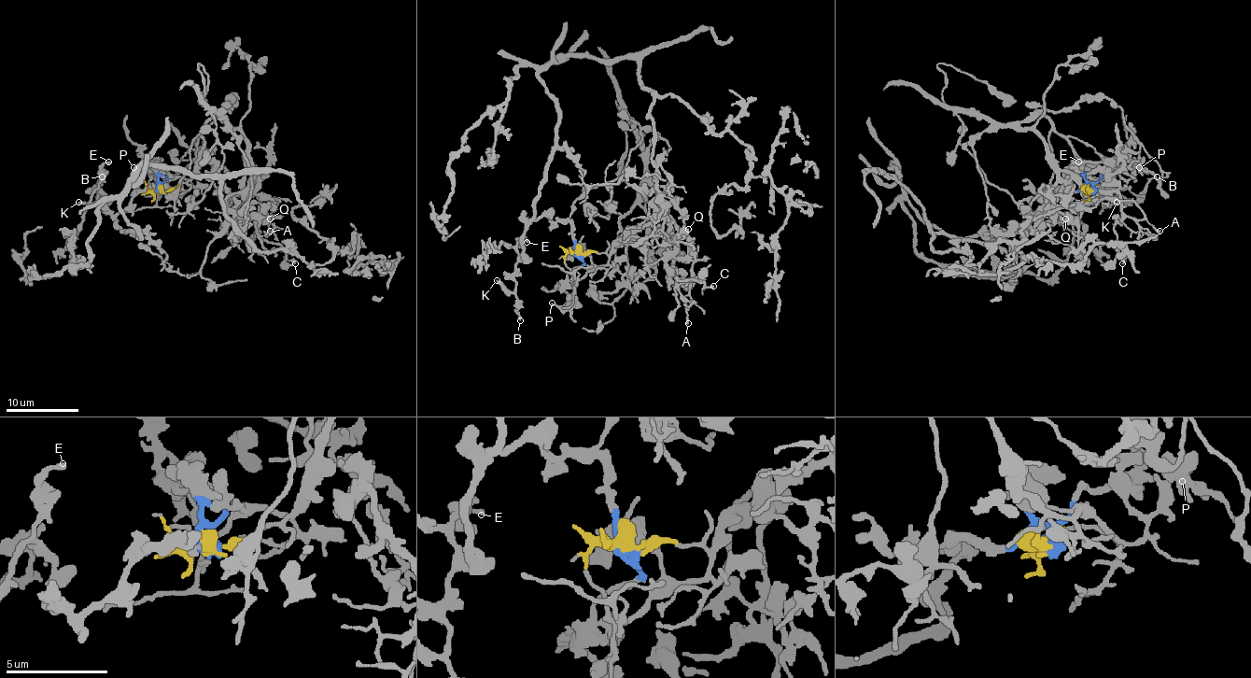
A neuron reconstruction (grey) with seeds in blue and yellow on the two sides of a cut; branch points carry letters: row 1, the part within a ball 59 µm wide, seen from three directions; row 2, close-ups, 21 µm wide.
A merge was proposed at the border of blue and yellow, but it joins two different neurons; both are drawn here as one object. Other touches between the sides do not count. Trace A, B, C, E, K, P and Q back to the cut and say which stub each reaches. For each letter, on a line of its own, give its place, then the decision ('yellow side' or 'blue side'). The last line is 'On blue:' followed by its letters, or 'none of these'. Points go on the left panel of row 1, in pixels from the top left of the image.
A: (270, 231) | yellow side
B: (102, 176) | blue side
C: (295, 263) | yellow side
E: (108, 162) | blue side
K: (78, 202) | blue side
P: (133, 167) | blue side
Q: (270, 218) | yellow side
On blue: B, E, K, P

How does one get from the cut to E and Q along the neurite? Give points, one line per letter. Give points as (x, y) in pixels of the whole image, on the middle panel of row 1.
E: (578, 253), (570, 224), (545, 216), (533, 220), (522, 241), (524, 259), (516, 245), (527, 243)
Q: (578, 253), (607, 253), (618, 243), (620, 220), (647, 183), (672, 218), (663, 233), (676, 241), (688, 228)

